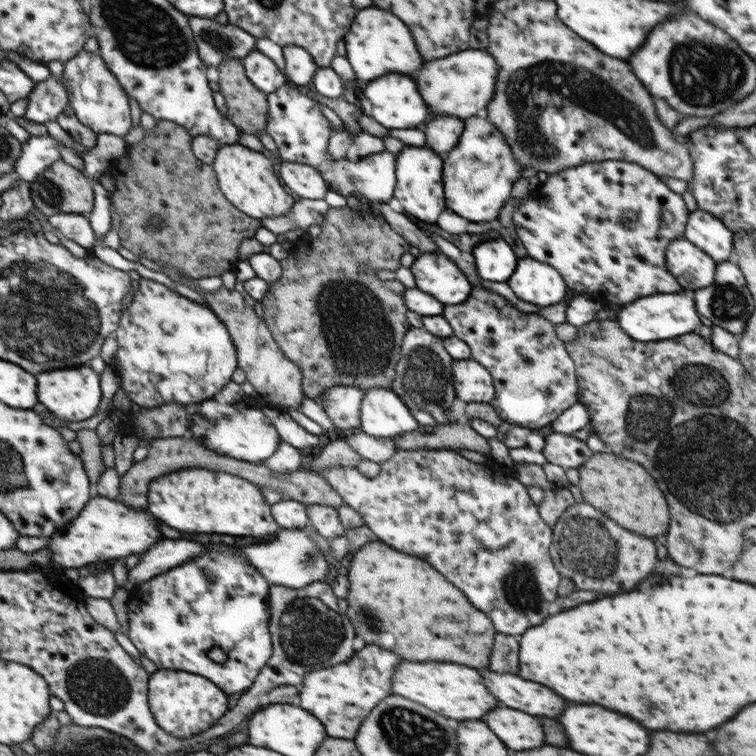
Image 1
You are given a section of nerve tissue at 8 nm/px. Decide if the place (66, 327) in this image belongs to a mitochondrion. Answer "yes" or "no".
yes

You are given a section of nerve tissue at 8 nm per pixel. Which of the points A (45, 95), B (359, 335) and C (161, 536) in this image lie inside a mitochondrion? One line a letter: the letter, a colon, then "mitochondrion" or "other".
A: other
B: mitochondrion
C: other

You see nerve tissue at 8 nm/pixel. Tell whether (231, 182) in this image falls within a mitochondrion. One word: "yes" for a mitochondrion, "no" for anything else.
no

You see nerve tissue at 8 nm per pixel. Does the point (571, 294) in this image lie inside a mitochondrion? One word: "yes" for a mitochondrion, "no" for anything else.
no

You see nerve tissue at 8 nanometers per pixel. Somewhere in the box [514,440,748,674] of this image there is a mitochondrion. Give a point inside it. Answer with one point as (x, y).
(576, 535)

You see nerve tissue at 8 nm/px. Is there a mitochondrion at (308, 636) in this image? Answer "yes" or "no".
yes

